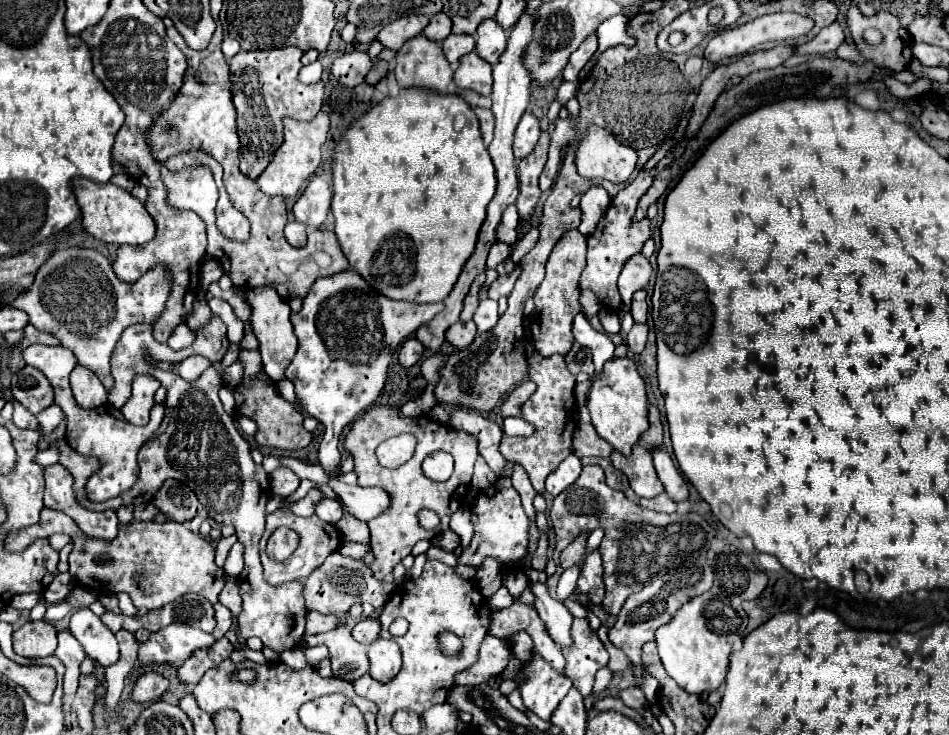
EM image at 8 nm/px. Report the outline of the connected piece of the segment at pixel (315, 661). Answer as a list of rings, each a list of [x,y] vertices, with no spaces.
[[[320,644],[320,646],[312,646],[312,648],[302,646],[302,652],[304,652],[304,656],[306,656],[306,662],[308,662],[310,666],[314,666],[314,668],[320,664],[320,660],[328,658],[328,648],[326,648],[324,644]]]

